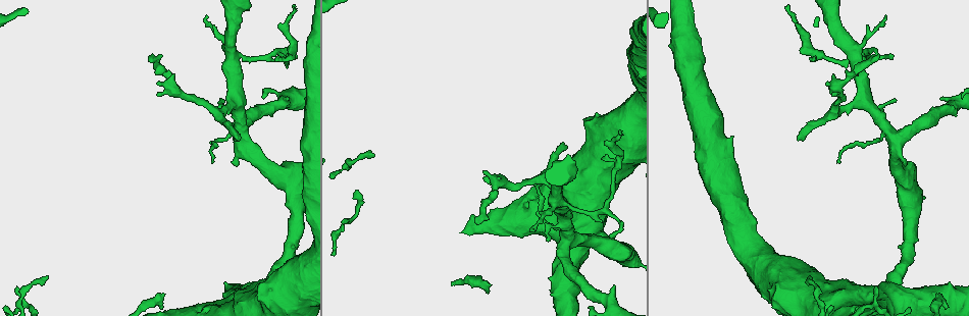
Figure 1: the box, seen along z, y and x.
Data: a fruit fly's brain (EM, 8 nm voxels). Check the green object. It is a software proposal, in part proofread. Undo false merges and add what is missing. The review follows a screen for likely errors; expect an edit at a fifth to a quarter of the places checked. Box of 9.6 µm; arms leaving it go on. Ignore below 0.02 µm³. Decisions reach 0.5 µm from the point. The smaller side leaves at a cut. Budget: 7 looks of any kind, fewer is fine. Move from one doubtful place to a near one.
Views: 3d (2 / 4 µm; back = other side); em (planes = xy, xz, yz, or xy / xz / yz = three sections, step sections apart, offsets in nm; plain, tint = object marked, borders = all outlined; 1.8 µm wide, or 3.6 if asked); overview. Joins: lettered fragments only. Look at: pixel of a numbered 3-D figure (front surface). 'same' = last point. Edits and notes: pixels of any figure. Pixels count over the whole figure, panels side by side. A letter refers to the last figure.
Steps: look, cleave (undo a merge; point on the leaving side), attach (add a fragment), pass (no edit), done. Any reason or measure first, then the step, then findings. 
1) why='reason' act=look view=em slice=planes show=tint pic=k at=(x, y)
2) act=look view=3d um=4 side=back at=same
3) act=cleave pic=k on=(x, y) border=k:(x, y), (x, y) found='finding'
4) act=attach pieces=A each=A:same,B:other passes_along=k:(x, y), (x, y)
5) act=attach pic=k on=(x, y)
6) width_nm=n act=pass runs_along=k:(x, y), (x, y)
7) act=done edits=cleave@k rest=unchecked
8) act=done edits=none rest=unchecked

why='three arms meet' act=look view=3d um=4 pic=1 at=(243, 141)

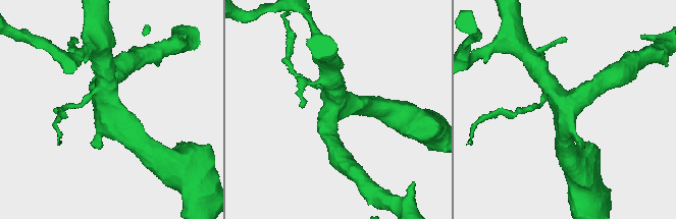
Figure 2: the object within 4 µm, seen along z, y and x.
act=look view=em slice=xy step=4 show=plain pic=2 at=(108, 108)

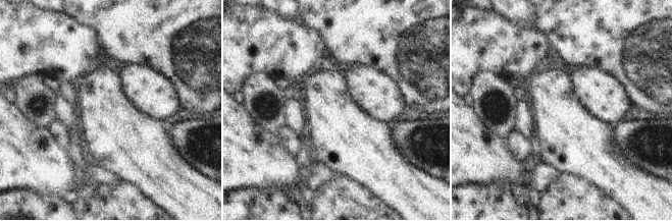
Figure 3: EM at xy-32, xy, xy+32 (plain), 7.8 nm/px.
act=look view=em slice=xy step=4 show=borders at=same

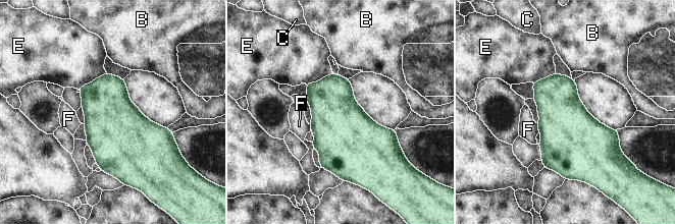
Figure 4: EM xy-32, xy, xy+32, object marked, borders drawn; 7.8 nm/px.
act=pass each=B:other,C:other,E:other,F:other border=4:(536, 123), (539, 132) found='continuous, no second neuron'

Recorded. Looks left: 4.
why='tapers out' act=look view=3d um=2 pic=1 at=(276, 59)

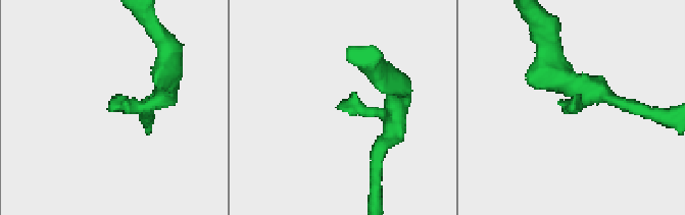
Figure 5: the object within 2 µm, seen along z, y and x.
why='shape alone is not enough' act=look view=em slice=planes show=borders pic=5 at=(570, 110)

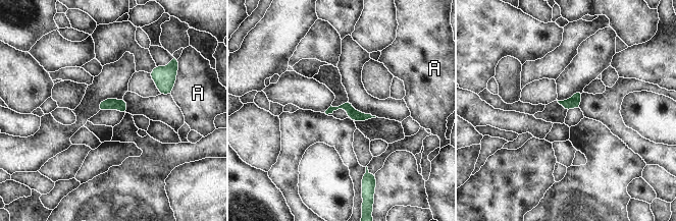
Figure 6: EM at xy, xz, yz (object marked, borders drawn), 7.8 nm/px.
longest_contact=A:150nm act=pass each=A:other found='none of them fits'

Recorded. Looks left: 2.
act=done edits=none rest=unchecked

